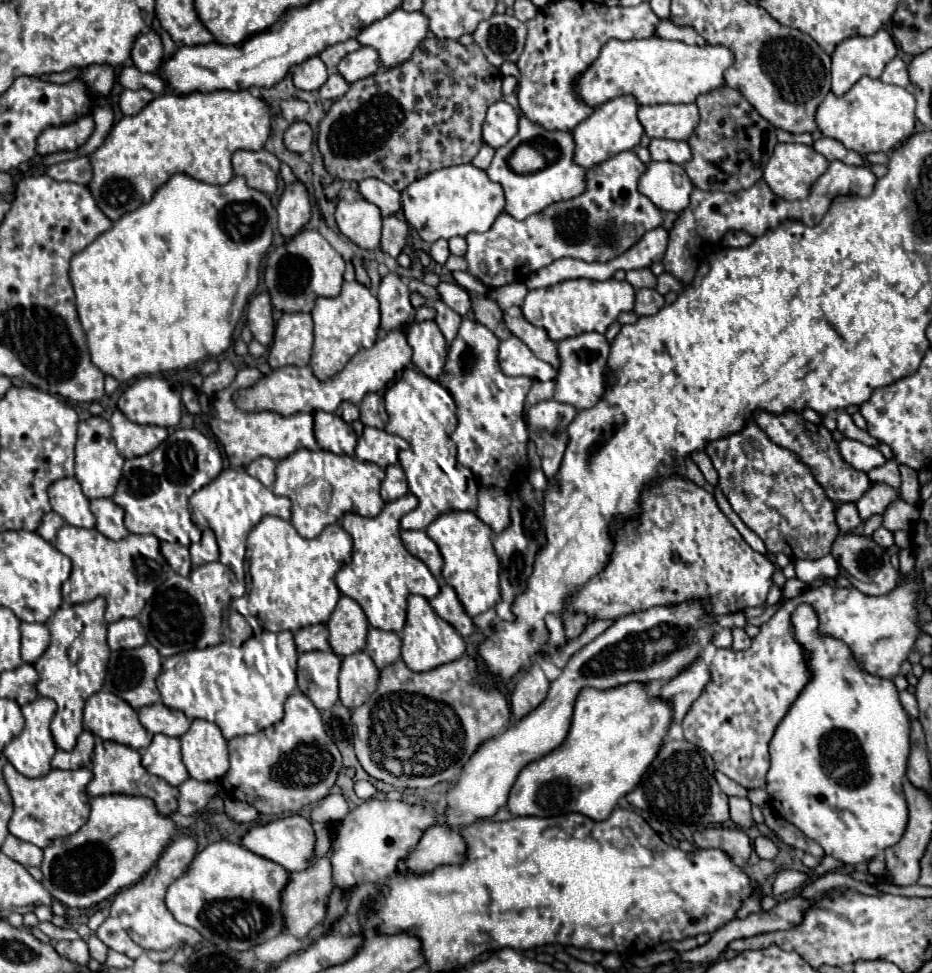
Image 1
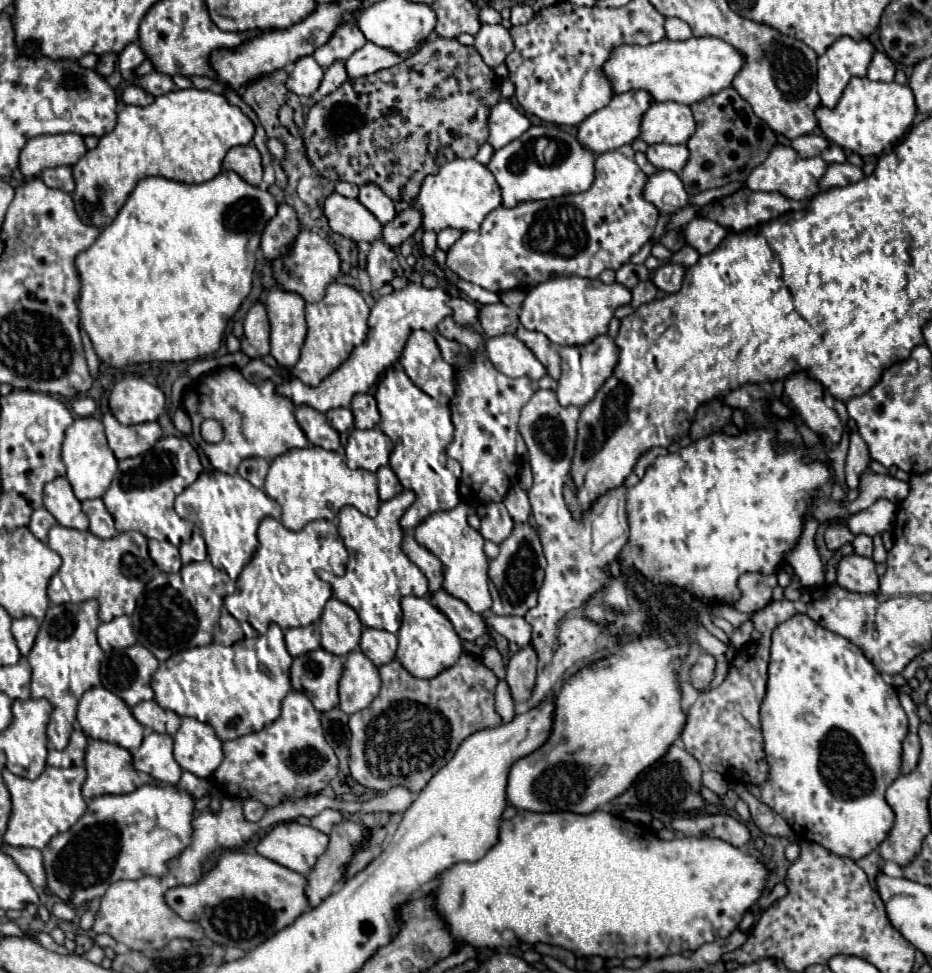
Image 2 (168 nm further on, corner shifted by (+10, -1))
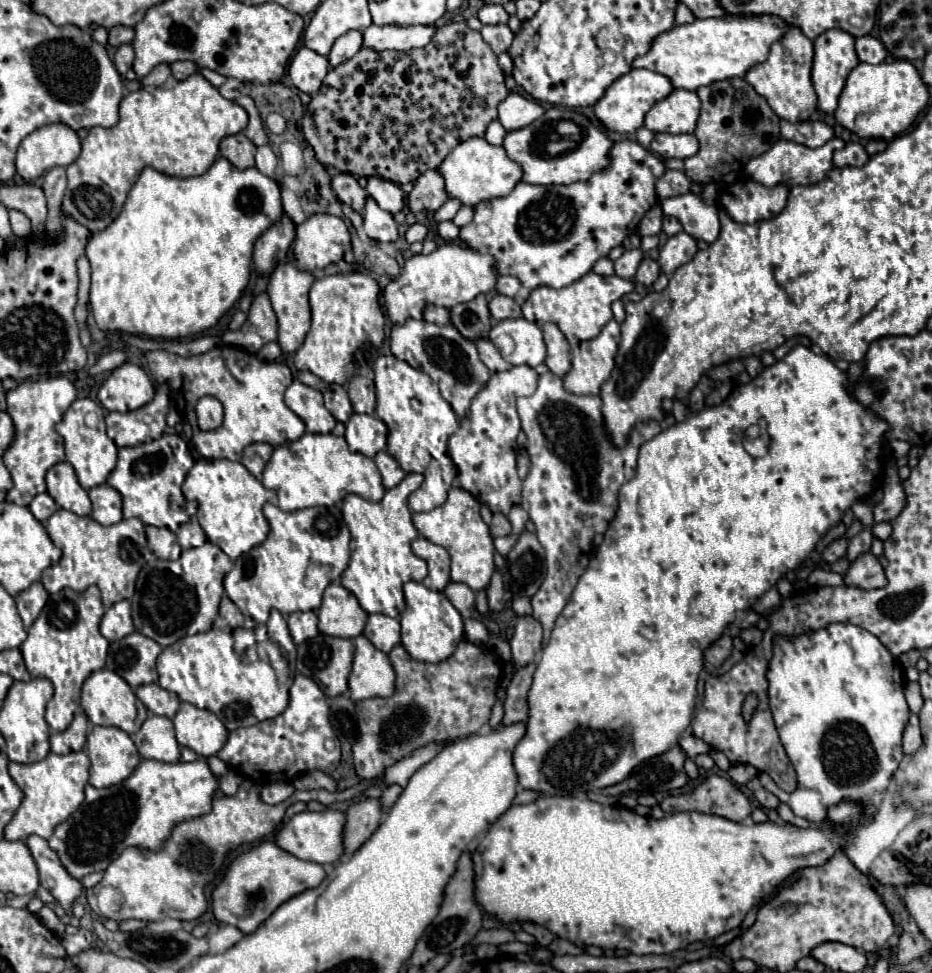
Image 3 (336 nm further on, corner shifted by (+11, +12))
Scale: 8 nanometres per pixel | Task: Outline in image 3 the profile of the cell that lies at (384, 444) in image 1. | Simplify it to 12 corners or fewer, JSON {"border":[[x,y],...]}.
{"border":[[371,414],[345,424],[349,450],[373,458],[385,450],[387,426]]}

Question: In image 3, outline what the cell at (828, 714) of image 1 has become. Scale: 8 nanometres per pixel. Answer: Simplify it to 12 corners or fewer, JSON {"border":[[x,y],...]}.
{"border":[[855,624],[777,638],[769,706],[821,824],[905,756],[901,664]]}

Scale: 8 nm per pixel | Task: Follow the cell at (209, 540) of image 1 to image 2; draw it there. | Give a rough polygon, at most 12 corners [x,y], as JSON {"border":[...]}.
{"border":[[198,527],[180,547],[182,563],[206,559],[206,543]]}

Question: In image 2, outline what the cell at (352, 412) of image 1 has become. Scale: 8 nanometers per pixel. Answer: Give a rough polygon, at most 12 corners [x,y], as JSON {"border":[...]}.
{"border":[[330,409],[328,421],[340,433],[352,429],[350,409]]}

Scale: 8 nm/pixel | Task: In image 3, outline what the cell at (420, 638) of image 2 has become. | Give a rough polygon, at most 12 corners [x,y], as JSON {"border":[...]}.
{"border":[[403,586],[401,642],[421,662],[443,662],[463,620],[443,592]]}

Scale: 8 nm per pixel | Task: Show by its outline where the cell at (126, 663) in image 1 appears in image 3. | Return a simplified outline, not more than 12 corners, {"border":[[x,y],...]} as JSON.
{"border":[[133,632],[109,646],[105,668],[133,688],[157,682],[163,648]]}

